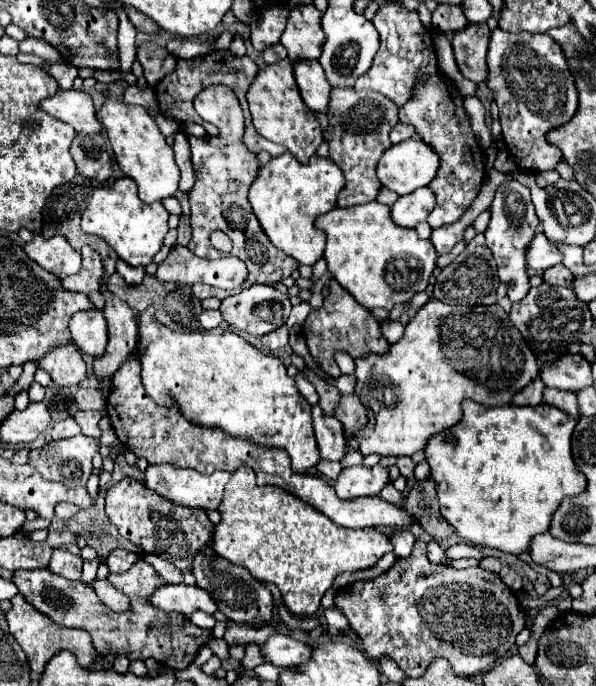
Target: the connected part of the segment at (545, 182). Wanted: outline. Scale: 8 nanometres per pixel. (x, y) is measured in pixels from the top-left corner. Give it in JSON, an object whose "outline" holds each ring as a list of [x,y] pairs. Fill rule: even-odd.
{"outline":[[[539,171],[539,173],[535,173],[535,181],[537,181],[539,187],[549,187],[549,185],[557,183],[559,177],[561,175],[557,171]]]}

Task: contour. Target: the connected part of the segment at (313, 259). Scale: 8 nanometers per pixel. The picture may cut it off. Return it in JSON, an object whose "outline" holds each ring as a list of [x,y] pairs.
{"outline":[[[285,151],[259,169],[257,181],[253,181],[249,189],[249,201],[263,231],[277,249],[291,255],[301,265],[315,265],[323,257],[325,247],[325,233],[315,229],[315,219],[335,207],[337,193],[343,185],[343,173],[331,159],[313,155],[309,163],[303,165]]]}

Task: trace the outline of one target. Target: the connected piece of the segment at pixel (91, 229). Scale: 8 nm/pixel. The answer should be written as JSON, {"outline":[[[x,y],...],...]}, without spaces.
{"outline":[[[121,177],[113,185],[93,191],[93,197],[81,217],[81,229],[85,233],[103,237],[131,267],[145,267],[153,261],[155,253],[163,245],[163,239],[169,231],[167,219],[169,211],[163,207],[163,203],[141,203],[133,179]]]}

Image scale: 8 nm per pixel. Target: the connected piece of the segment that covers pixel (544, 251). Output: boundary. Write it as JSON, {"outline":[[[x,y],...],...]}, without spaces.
{"outline":[[[537,233],[533,237],[533,243],[529,243],[527,247],[527,267],[541,273],[547,267],[553,267],[557,263],[561,263],[561,253],[557,251],[555,245],[551,245],[543,233]]]}

